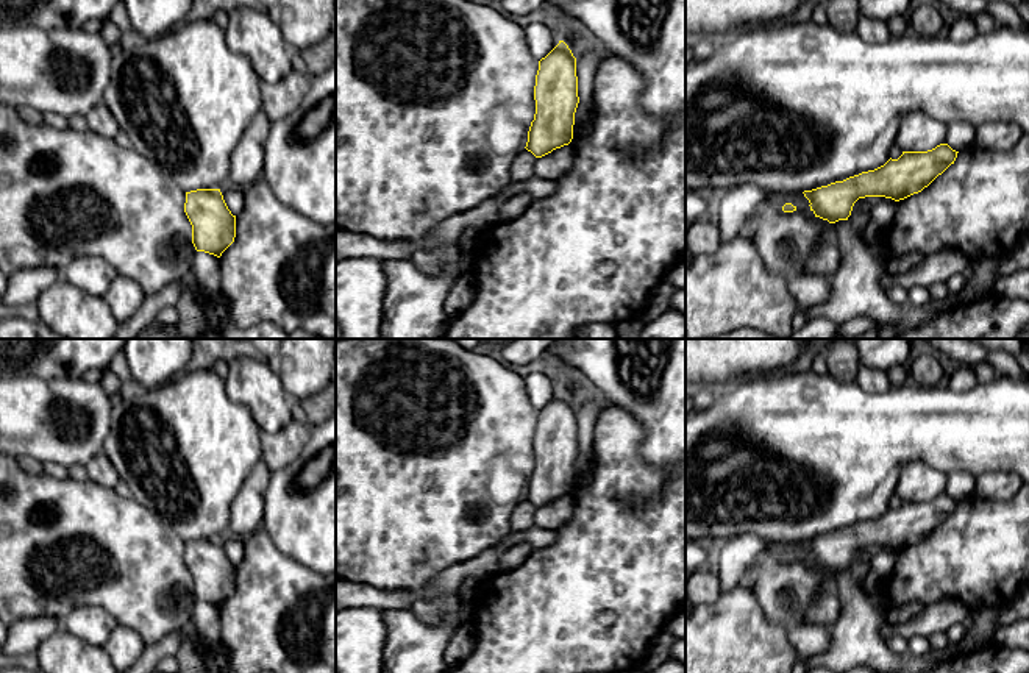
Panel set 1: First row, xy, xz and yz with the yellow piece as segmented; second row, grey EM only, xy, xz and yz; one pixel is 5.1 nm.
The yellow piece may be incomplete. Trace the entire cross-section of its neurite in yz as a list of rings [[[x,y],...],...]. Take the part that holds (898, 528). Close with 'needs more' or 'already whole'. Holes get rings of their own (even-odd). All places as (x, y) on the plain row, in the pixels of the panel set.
[[[940,493],[928,501],[903,501],[898,509],[890,507],[874,520],[803,543],[815,567],[829,573],[848,570],[859,548],[885,547],[899,551],[921,542],[954,514],[957,503],[948,493]]]; already whole

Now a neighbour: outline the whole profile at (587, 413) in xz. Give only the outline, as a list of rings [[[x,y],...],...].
[[[590,395],[576,408],[579,453],[575,462],[573,486],[584,482],[590,473],[593,431],[604,404],[600,395]]]

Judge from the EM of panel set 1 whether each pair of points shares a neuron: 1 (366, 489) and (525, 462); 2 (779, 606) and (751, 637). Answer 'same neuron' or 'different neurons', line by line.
1: same neuron
2: different neurons

